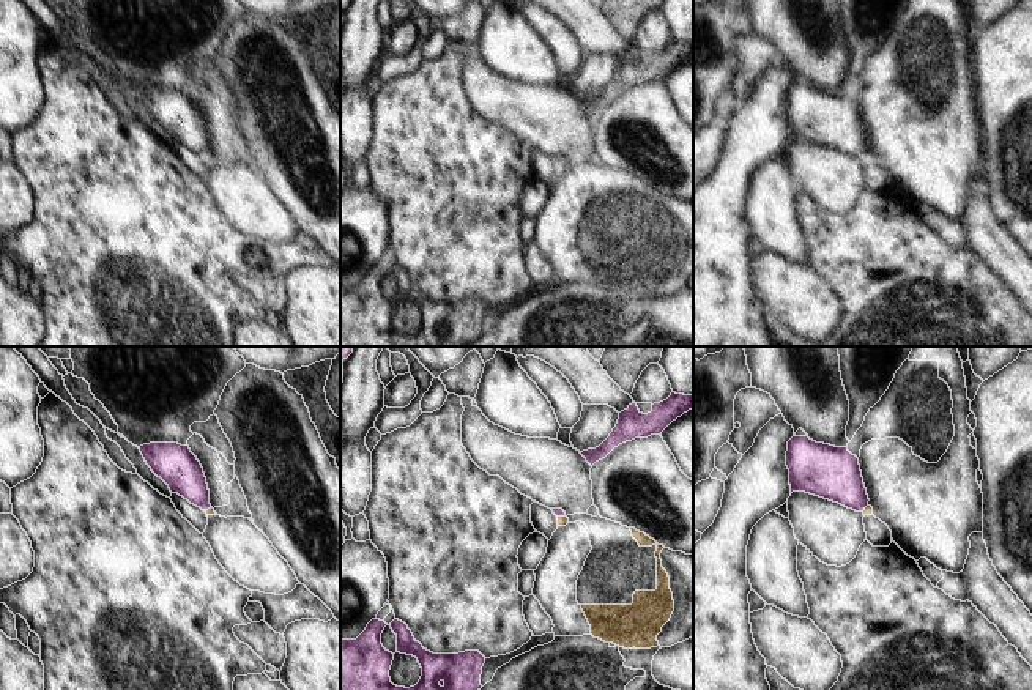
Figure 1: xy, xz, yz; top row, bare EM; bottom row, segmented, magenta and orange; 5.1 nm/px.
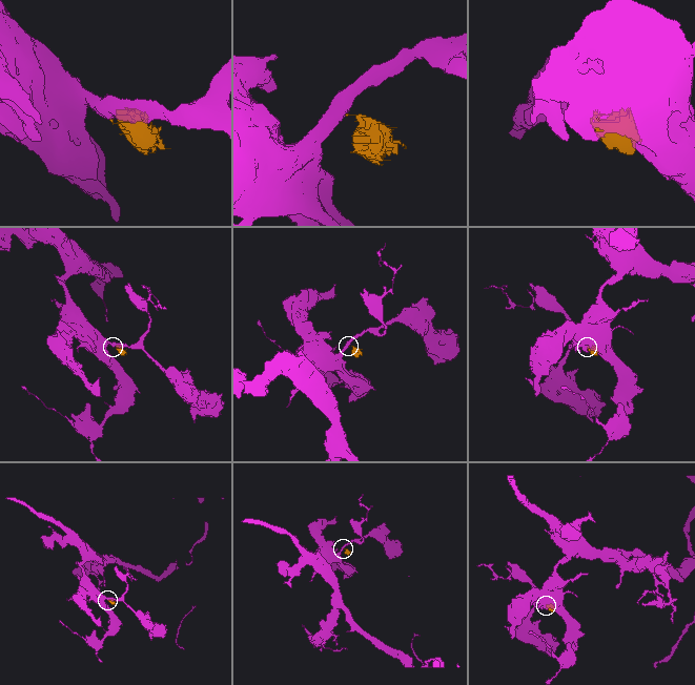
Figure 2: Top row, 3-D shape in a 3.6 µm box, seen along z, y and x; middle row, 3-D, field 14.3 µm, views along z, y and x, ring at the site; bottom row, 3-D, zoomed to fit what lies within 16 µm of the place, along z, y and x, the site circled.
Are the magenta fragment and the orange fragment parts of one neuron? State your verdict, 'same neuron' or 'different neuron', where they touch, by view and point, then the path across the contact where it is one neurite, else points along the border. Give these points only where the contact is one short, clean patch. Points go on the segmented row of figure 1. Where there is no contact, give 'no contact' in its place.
different neuron; contact xy (208, 508); border xy (211, 508), (205, 511)

